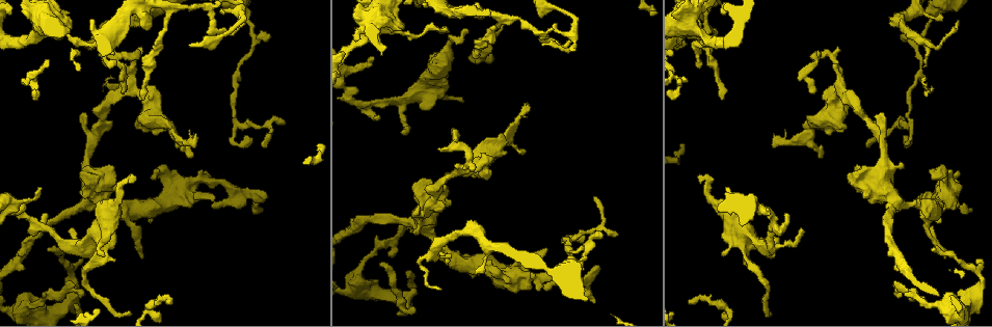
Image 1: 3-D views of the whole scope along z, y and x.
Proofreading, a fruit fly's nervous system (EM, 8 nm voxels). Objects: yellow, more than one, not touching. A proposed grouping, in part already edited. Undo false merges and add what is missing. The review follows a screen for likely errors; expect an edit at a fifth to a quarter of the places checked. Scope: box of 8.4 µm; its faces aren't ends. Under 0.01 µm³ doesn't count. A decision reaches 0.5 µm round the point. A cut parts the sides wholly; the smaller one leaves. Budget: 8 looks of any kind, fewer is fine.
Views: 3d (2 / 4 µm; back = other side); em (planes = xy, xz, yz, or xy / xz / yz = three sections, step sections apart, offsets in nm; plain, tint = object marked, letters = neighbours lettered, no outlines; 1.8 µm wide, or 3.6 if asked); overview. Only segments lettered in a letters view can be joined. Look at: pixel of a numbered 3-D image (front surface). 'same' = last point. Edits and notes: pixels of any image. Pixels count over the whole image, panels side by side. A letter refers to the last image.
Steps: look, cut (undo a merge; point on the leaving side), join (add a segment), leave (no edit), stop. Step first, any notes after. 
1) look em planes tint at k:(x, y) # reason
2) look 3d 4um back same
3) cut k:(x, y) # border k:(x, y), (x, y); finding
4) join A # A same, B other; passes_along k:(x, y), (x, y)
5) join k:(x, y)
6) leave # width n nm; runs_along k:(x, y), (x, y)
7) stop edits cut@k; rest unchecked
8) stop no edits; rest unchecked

look em planes letters at 1:(142, 259) # tapers out

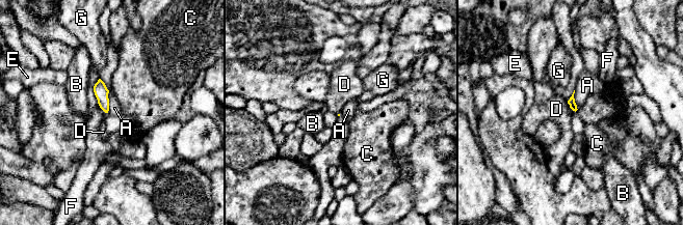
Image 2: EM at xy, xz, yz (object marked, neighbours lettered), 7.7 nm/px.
leave # longest_contact A 180 nm; A other, B other, C other, D other, E other, F other, G other; border 2:(567, 102), (571, 108); no lettered segment goes on from it

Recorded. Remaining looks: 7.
look 3d 4um at 1:(263, 145) # free end

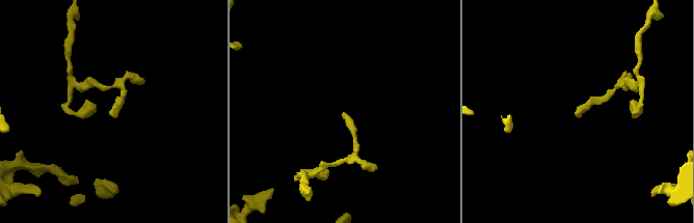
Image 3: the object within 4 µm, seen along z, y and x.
look em planes letters at 3:(112, 113) # shape alone is not enough

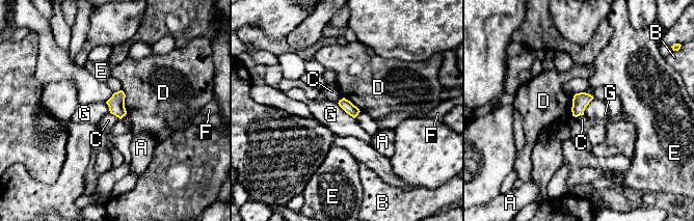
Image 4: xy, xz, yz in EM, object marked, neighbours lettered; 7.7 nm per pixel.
leave # A other, B other, C other, D other, E other, F other, G other; border 4:(337, 103), (354, 118); no lettered segment goes on from it

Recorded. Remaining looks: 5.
look 3d 4um at 1:(586, 250) # thick turns thin

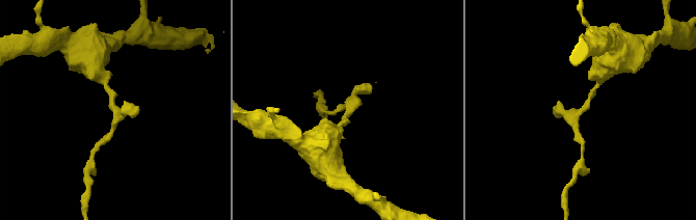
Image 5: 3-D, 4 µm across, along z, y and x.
look em 3.6um planes tint at 5:(115, 114)

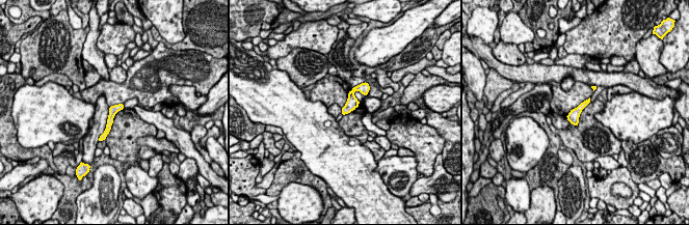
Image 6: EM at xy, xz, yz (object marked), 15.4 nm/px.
look em 3.6um planes letters same

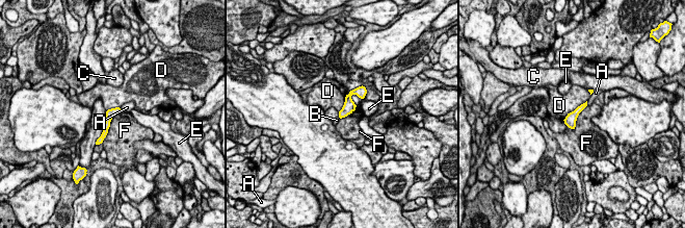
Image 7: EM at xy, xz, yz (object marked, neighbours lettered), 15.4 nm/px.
leave # width 140 nm; A other, B other, C other, D other, E other, F other; border 7:(586, 100), (562, 120); continuous, no second neuron

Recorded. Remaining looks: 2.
stop no edits; rest unchecked

